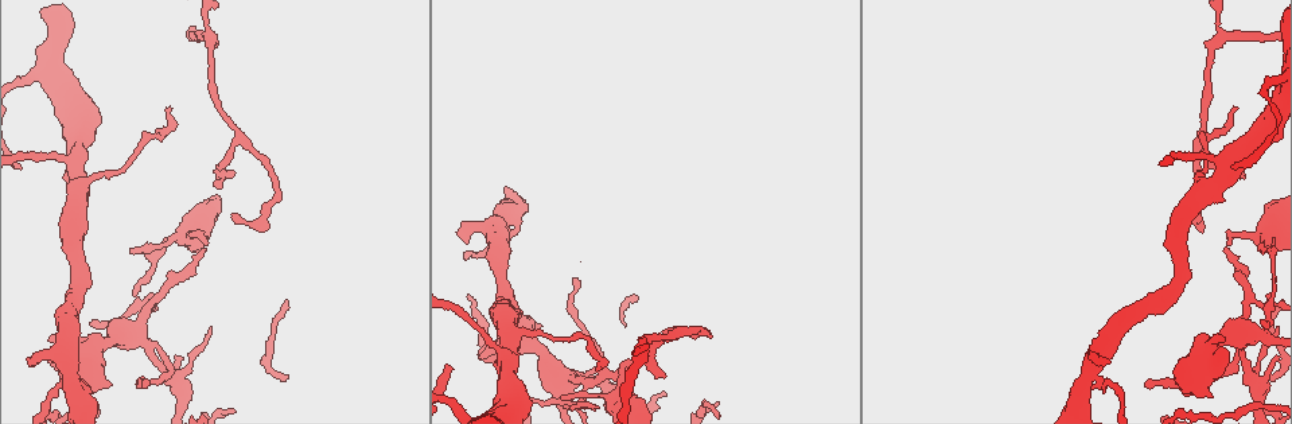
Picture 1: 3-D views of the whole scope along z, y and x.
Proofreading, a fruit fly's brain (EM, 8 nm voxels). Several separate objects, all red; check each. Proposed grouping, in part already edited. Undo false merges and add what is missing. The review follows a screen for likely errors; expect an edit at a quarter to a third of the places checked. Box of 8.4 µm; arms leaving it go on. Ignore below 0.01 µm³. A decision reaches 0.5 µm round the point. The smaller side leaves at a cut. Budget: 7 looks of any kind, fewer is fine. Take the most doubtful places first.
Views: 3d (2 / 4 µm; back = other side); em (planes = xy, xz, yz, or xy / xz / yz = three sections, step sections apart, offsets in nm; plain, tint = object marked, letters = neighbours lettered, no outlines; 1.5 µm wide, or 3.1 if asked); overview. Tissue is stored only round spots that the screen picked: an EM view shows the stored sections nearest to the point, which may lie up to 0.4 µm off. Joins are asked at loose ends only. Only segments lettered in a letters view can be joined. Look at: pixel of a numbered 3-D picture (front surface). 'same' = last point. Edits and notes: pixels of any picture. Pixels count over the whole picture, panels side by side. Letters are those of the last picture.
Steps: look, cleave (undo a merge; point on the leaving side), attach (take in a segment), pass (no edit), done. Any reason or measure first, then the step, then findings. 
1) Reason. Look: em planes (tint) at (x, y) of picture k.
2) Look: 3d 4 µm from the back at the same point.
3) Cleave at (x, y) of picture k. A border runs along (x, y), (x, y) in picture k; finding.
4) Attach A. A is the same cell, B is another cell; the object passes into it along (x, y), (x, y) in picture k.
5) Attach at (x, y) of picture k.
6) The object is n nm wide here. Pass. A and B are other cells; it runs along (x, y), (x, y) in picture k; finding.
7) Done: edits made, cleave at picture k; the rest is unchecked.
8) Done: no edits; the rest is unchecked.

Branch stops here. Look: em xy step 8 (letters) at (36, 362) of picture 1.

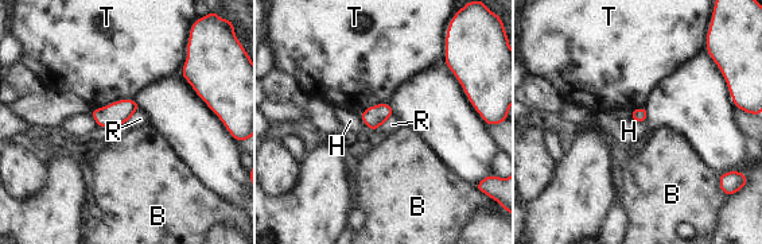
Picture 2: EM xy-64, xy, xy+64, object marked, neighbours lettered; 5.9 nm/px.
Pass. B, H, R and T are other cells; none of them fits.

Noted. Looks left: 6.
Look: em planes (letters) at (1201, 214) of picture 1.

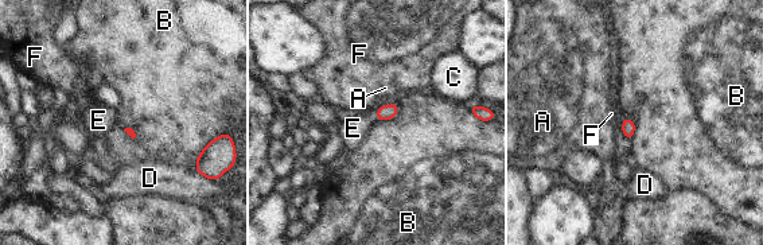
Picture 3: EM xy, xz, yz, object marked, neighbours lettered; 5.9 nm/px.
Attach E. E is the same cell, A, B, C, D and F are other cells; the neuron continues.

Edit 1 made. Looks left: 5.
End of a long branch. Look: 3d 4 µm at (1145, 383) of picture 1.

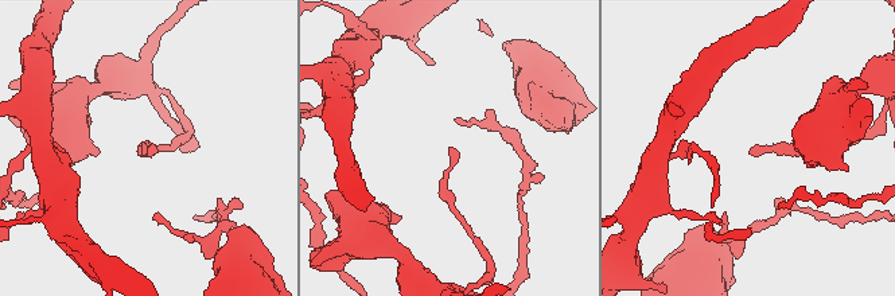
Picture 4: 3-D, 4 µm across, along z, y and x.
Shape alone is not enough. Look: em planes (letters) at (450, 147) of picture 4.

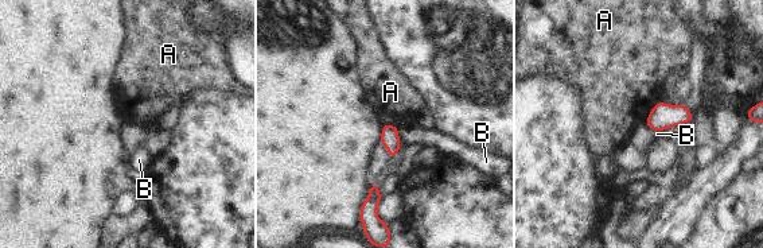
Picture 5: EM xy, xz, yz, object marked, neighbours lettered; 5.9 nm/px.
Pass. A and B are other cells; a border runs along (658, 101), (643, 121) in picture 5; none of them fits.

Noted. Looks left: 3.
Done: edits made, attach at picture 3; the rest is unchecked.

